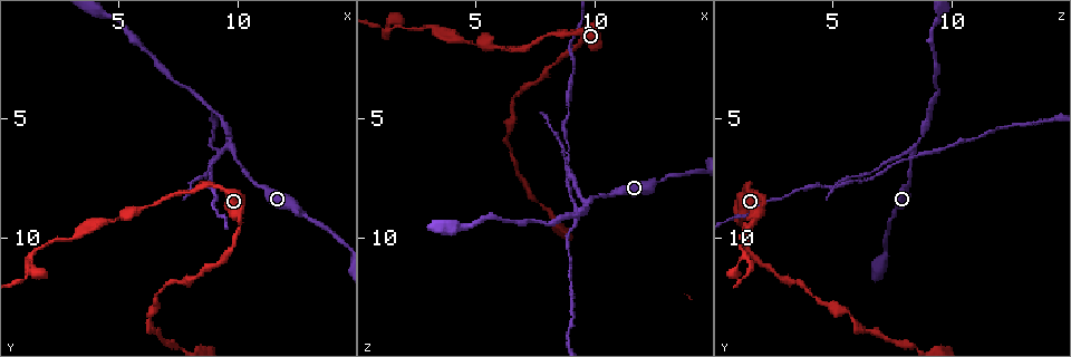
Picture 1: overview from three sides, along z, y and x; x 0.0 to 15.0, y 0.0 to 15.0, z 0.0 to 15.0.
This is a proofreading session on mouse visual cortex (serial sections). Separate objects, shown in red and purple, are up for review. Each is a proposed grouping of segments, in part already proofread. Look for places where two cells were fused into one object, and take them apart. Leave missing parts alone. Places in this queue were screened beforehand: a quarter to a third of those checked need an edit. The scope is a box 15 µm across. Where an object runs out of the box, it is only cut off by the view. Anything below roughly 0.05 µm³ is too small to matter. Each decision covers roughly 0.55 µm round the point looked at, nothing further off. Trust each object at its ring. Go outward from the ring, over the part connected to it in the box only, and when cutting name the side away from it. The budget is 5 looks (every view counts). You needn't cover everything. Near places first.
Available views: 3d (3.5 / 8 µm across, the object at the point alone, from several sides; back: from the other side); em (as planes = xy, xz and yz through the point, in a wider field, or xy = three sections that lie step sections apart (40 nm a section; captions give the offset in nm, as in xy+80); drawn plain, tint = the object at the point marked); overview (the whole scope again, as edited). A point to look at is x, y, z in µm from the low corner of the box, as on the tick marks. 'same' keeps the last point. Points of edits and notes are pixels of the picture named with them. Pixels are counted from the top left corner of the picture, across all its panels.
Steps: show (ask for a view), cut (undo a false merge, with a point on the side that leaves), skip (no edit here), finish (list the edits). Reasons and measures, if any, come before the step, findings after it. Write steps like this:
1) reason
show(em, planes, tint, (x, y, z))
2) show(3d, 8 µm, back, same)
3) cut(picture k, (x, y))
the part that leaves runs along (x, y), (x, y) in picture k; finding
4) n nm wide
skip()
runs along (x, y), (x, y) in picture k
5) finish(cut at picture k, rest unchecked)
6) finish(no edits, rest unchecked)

abrupt turn
show(3d, 8 µm, (10.1, 9.3, 1.1))

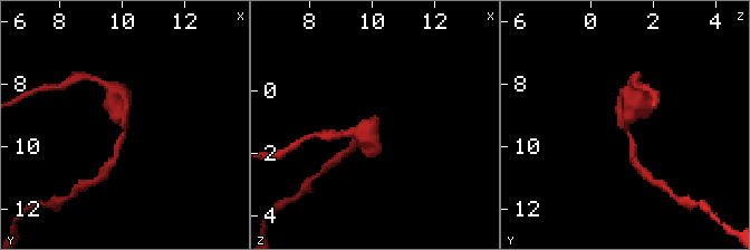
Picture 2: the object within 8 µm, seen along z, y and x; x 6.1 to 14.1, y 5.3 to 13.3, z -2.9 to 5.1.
closer look
show(3d, 3.5 µm, (10.0, 9.3, 1.0))

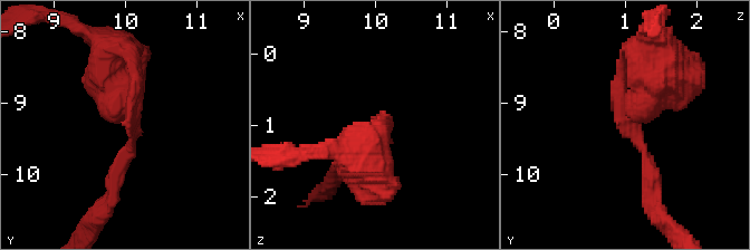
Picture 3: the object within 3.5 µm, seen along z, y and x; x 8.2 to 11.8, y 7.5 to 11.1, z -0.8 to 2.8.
need the tissue
show(em, xy, step 2, tint, (10.10, 9.35, 1.10))

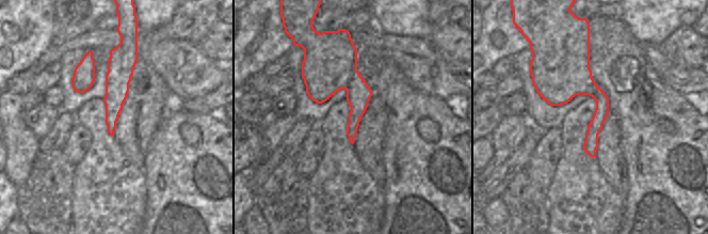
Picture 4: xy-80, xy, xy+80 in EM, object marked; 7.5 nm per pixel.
190 nm wide
skip()
runs along (124, 47), (113, 100), (111, 130) in picture 4; continuous, no second cell

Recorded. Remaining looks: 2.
arms part here
show(3d, 3.5 µm, (1.3, 10.8, 1.3))

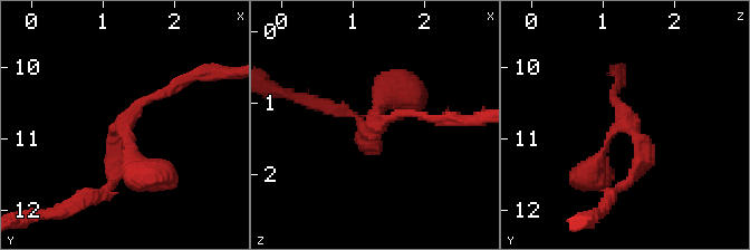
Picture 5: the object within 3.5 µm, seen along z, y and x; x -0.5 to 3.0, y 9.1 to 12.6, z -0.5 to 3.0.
3 arms; arms of 150, 200, 250 nm
show(em, xy, step 1, tint, (1.30, 10.75, 1.30))

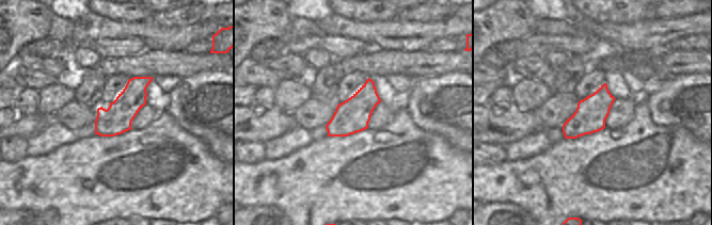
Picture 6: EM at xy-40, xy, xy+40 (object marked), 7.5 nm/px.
skip()
runs along (184, 78), (126, 119), (150, 171) in picture 5; all the same cell

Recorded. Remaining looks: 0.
finish(no edits, rest unchecked)

